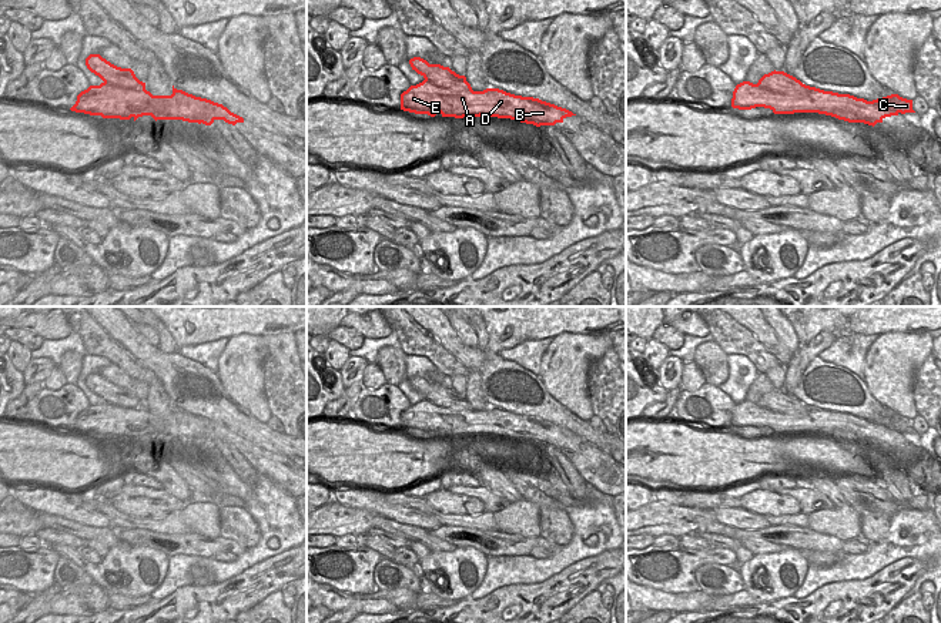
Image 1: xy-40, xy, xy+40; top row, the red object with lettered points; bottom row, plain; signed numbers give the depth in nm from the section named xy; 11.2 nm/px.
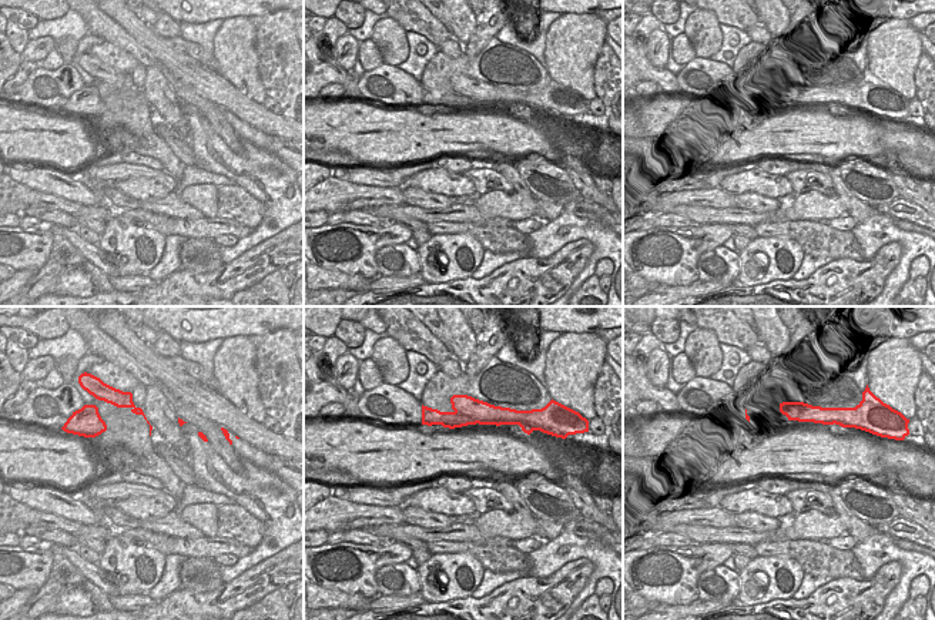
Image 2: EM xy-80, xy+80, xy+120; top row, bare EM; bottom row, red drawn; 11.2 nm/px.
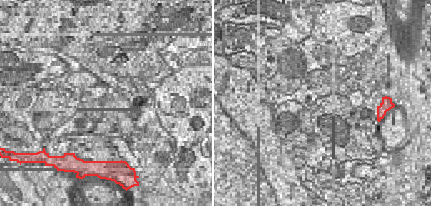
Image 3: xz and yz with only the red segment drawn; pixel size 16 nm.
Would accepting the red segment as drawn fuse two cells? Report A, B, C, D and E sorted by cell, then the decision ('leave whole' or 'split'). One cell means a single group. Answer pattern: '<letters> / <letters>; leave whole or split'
A B D E / C; split

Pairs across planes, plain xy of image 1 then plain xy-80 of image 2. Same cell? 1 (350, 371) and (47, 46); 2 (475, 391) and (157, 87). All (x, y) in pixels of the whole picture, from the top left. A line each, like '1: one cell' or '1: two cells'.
1: one cell
2: one cell

